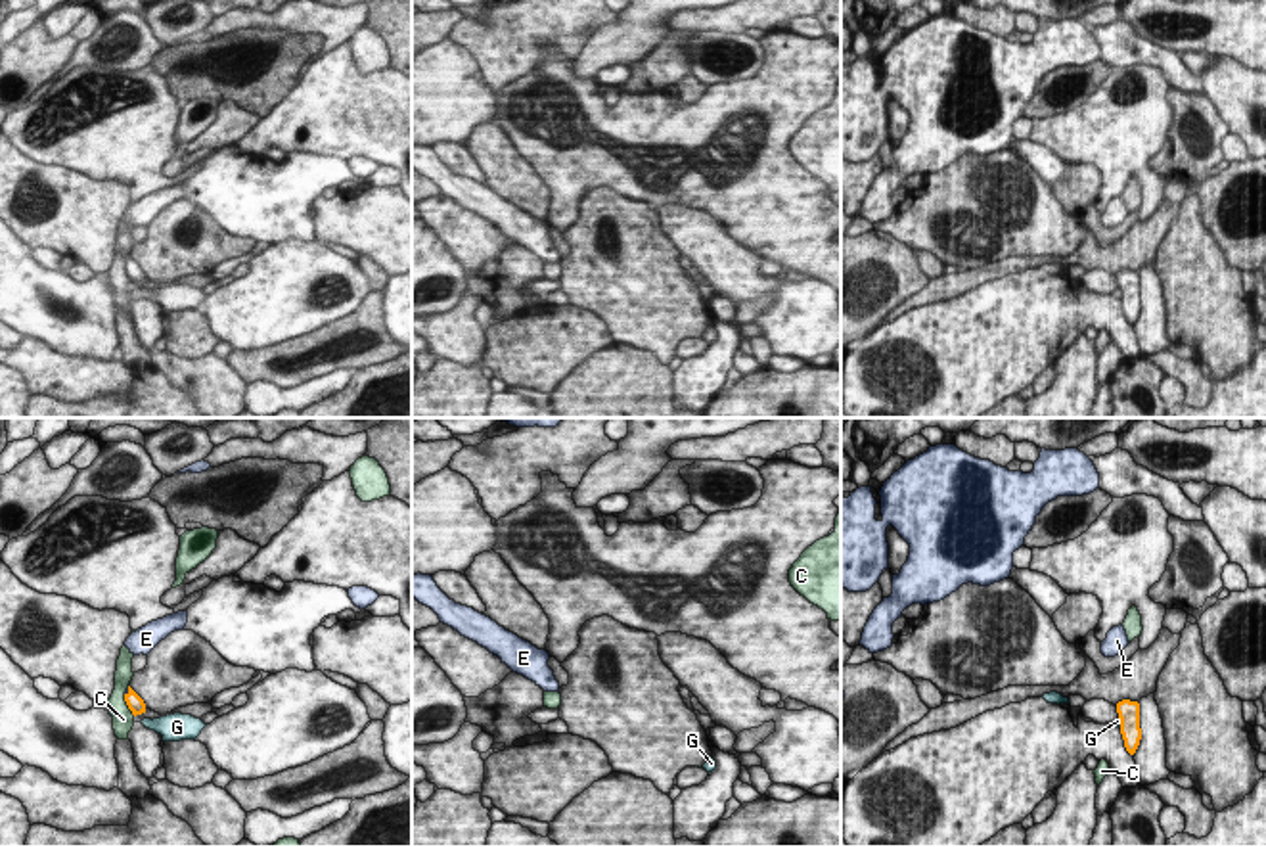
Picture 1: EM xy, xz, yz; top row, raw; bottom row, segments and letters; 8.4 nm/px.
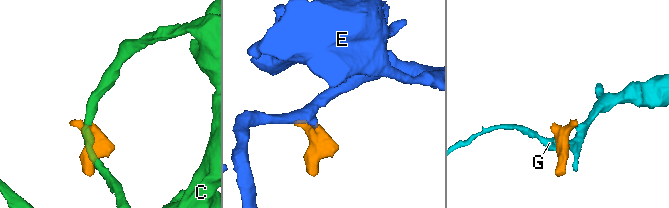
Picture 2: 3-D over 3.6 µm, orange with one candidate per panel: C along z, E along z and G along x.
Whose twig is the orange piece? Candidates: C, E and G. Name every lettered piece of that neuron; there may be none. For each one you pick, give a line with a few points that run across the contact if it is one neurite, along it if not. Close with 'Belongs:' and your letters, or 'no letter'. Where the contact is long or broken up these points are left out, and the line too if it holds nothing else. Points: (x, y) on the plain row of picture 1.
E: Line: xy (135, 273), (129, 263), (127, 259)
Belongs: E

